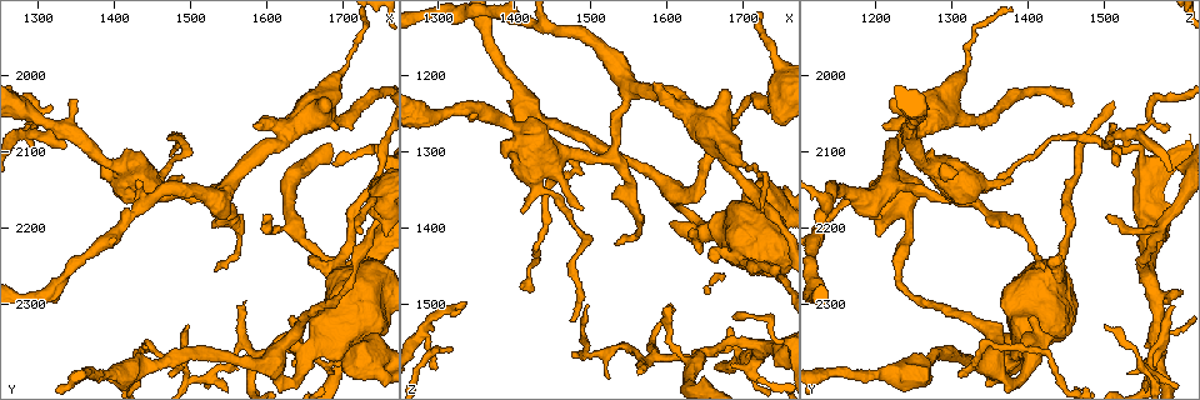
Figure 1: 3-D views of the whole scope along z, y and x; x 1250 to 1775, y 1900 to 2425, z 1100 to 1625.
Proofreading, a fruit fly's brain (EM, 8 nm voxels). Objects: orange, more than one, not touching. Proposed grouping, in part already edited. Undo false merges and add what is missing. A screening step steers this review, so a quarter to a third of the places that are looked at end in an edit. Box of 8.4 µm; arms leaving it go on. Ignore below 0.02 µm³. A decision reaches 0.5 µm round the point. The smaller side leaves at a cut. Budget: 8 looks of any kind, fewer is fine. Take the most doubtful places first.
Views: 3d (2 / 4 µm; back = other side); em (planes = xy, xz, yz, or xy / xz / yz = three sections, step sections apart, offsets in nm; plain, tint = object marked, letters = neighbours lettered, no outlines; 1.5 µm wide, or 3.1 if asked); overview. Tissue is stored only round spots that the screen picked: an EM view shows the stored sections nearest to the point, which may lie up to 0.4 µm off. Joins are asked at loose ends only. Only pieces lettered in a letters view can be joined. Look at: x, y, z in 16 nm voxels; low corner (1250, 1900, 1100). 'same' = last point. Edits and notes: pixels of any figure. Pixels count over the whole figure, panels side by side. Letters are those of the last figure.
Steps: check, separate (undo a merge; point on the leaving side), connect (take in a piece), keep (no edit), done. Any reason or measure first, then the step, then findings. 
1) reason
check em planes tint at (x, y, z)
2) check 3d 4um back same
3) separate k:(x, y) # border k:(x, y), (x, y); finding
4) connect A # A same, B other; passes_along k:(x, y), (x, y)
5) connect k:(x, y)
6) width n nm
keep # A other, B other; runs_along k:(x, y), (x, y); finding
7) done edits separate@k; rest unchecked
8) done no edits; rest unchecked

thick end
check 3d 4um at (1600, 2360, 1390)

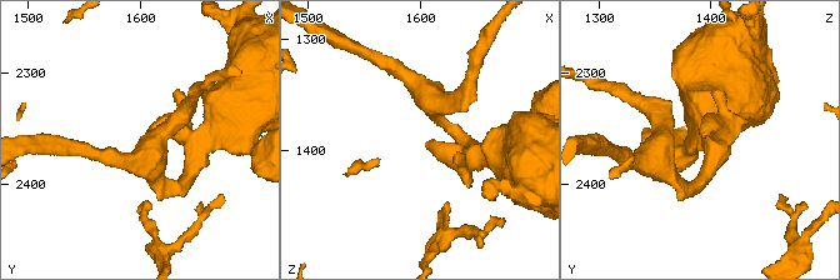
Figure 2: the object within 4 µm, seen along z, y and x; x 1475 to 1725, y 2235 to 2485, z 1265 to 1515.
need the tissue
check em planes letters at (1606, 2358, 1394)

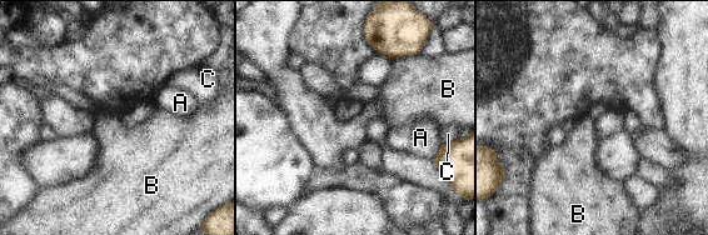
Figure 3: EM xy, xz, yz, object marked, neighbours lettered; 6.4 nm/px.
keep # A other, B other, C other; border 3:(419, 54), (400, 56), (393, 60); none of them fits

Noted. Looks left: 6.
thin end
check 3d 4um at (1685, 2115, 1515)

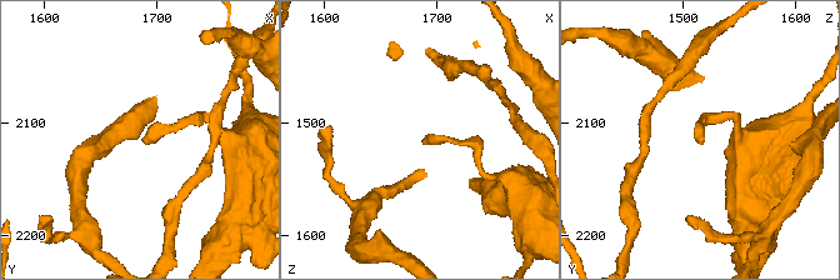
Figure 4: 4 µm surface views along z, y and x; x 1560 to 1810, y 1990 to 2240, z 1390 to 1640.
need the tissue
check em planes plain at (1688, 2114, 1516)

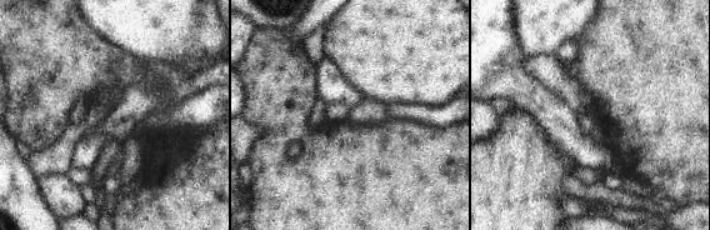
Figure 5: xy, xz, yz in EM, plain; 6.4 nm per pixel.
what lies round it
check em planes letters same

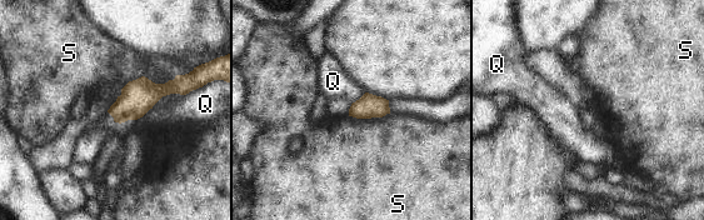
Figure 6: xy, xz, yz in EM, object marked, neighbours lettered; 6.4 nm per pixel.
keep # Q other, S other; none of them fits

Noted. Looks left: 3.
branch stops here
check em planes letters at (1570, 2295, 1585)

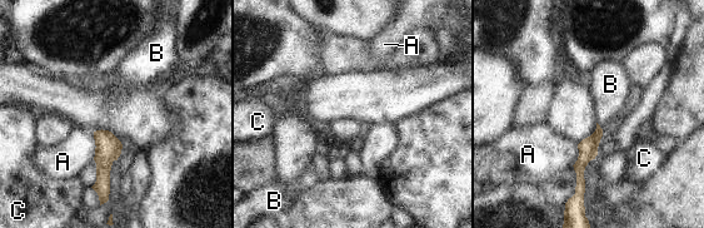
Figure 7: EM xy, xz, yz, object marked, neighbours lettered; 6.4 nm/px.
connect 7:(610, 90) # A other, B same, C other; the neuron continues

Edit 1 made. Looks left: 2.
tapers out
check em yz step 4 letters at (1285, 2070, 1580)

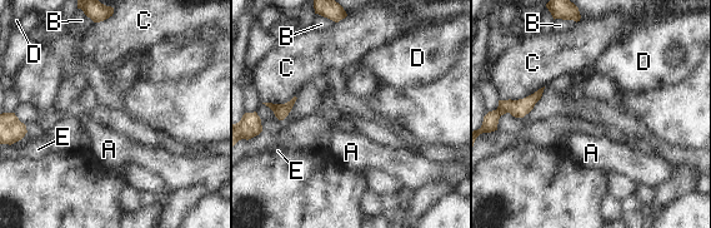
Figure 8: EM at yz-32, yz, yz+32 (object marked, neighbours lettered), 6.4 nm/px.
another direction
check em planes letters same

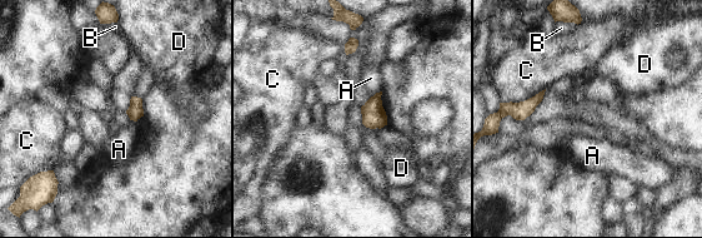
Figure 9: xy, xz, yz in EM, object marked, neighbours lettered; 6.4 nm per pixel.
keep # A other, B other, C other, D other; border 9:(381, 90), (371, 97); no lettered piece goes on from it

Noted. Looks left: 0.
done edits connect@7; rest unchecked

